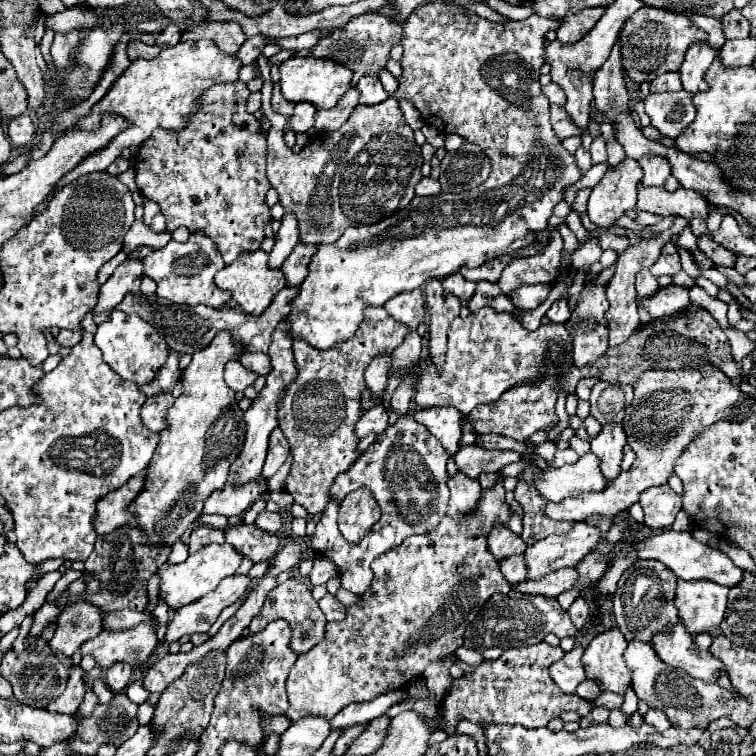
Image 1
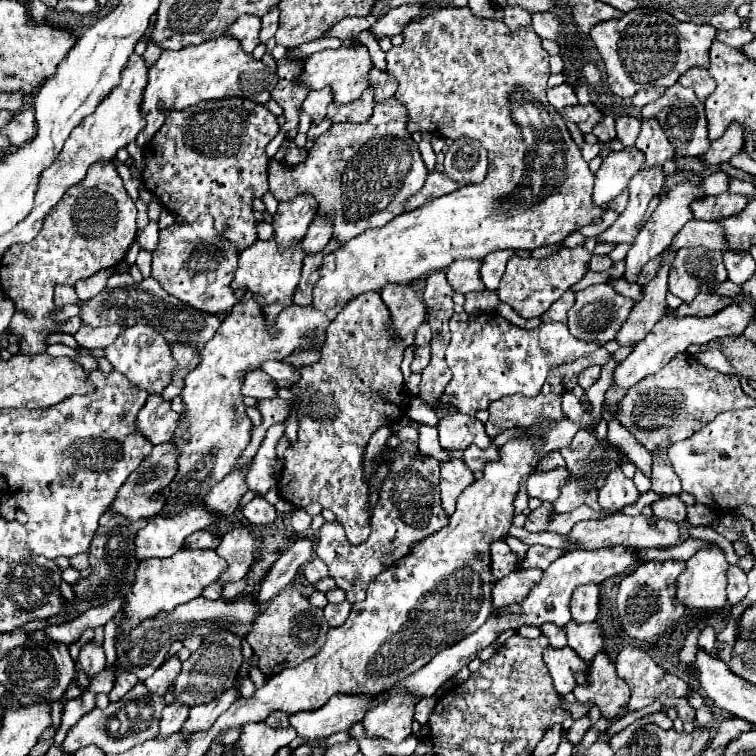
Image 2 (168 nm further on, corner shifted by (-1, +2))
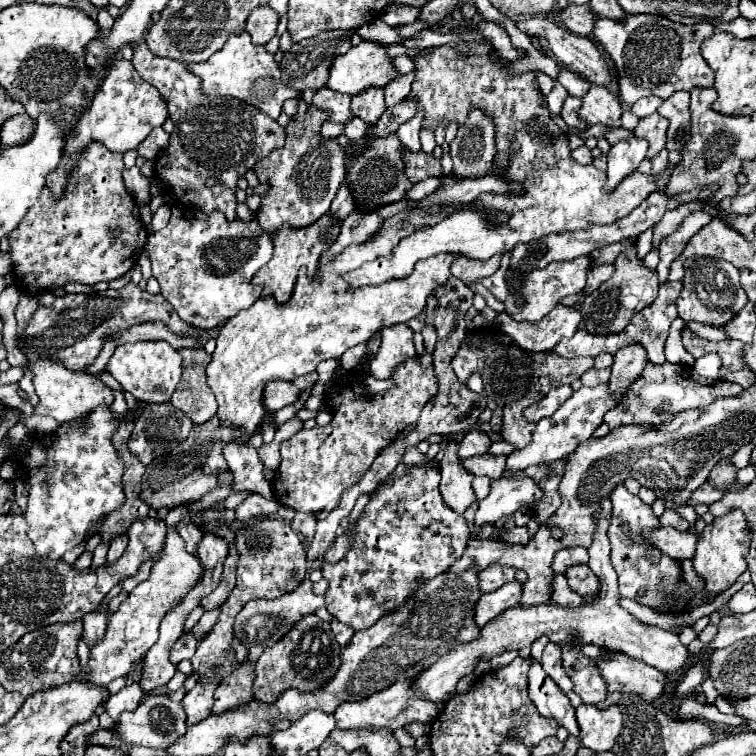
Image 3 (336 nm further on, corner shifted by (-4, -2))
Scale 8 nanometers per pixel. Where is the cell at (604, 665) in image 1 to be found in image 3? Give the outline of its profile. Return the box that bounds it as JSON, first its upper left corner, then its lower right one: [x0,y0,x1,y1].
[575,704,623,752]

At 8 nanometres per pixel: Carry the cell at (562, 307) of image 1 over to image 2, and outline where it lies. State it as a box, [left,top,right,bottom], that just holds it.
[542,290,574,322]

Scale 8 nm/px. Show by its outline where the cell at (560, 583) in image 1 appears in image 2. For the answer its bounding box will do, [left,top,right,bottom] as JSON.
[492,570,542,608]

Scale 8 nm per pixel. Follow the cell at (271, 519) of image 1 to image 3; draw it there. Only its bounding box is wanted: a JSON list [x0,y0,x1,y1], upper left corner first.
[235,494,279,522]

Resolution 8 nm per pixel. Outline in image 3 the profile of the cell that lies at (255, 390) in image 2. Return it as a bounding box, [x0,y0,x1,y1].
[263,382,301,412]

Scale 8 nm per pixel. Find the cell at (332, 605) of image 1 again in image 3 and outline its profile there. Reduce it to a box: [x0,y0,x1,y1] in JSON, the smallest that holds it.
[331,618,355,648]

